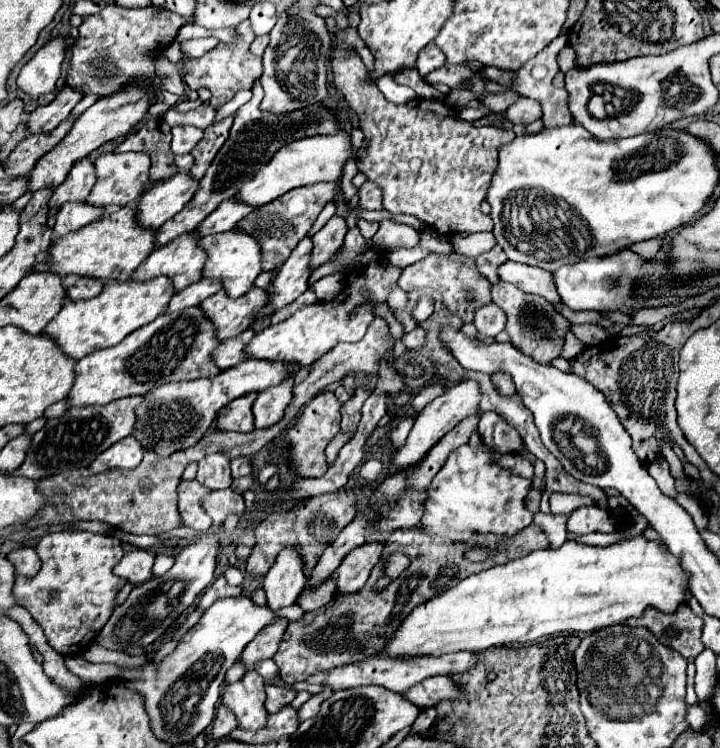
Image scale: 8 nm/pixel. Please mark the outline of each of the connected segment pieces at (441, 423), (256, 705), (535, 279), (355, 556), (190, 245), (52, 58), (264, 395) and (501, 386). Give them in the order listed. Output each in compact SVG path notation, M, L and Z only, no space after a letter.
M460 381L452 387L448 387L440 397L436 397L430 405L426 405L416 421L414 427L406 439L406 443L396 451L396 455L388 461L388 473L386 475L398 475L398 473L406 473L410 469L414 469L418 463L424 461L424 457L428 455L428 451L450 431L456 427L456 423L460 423L464 417L468 417L472 411L478 411L478 401L480 401L480 387L476 381Z
M246 671L240 681L224 685L222 703L236 713L238 727L250 731L264 727L264 679L256 671Z
M506 261L498 267L498 277L502 281L508 281L516 285L518 289L526 293L542 295L550 303L560 303L560 297L556 297L556 289L552 289L552 275L548 271L542 271L538 267Z
M362 545L348 553L348 557L336 569L336 593L358 593L370 575L370 569L378 563L384 545Z
M184 233L184 237L170 241L168 245L164 245L164 249L156 249L130 277L130 281L150 281L154 277L168 277L172 279L174 291L182 291L184 287L188 287L190 283L200 281L200 269L204 267L204 251L198 247L198 237L196 233Z
M50 39L20 71L18 87L30 95L38 97L42 93L52 93L56 81L60 79L60 67L66 55L66 39Z
M288 377L280 385L272 385L272 387L258 393L258 397L252 405L256 429L272 427L284 417L286 407L290 405L290 401L294 397L292 387L294 387L294 379Z
M504 371L492 373L492 383L494 383L494 387L496 387L502 395L514 395L514 391L516 391L512 377L510 377L508 373L504 373Z

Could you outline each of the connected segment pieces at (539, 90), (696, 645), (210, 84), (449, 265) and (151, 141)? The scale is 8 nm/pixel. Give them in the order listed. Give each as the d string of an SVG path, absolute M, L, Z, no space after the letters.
M560 35L556 37L544 51L540 51L532 61L528 61L526 65L522 65L518 71L516 71L516 77L510 85L510 89L514 93L518 93L520 97L530 97L530 99L536 99L540 105L542 105L542 113L544 113L544 127L562 127L562 125L568 125L572 123L572 115L568 113L568 93L566 89L556 89L552 85L552 79L554 75L560 71L558 69L558 63L556 63L556 57L560 53L560 49L564 49L568 45L566 37Z
M680 605L680 609L670 615L654 611L652 615L626 623L632 627L646 627L650 633L656 635L660 643L678 651L682 657L696 657L704 651L704 645L700 641L704 621L696 617L688 605Z
M248 19L236 25L236 35L238 39L234 43L218 43L218 47L214 47L212 51L208 51L208 55L200 59L184 59L184 69L182 69L184 83L188 87L206 87L212 93L210 103L216 109L228 103L240 89L252 87L252 83L262 75L262 57L250 53L250 43L254 41L256 35Z
M448 253L448 255L428 255L426 259L406 267L398 279L398 287L404 287L406 291L410 291L412 287L432 287L434 291L438 291L444 297L444 305L458 315L464 323L472 323L472 313L476 307L480 305L488 305L490 299L490 283L486 279L480 277L474 259L470 257L462 257L456 253Z
M146 119L138 131L118 145L118 151L148 151L152 159L150 181L168 179L178 173L174 153L170 151L170 131L162 131L158 119Z

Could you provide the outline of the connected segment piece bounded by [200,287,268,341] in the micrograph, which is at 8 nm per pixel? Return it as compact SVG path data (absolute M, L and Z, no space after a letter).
M252 287L238 299L230 299L224 291L218 291L212 297L204 299L200 303L200 309L212 321L218 341L224 341L246 331L252 323L252 317L266 305L266 301L266 291L258 287Z

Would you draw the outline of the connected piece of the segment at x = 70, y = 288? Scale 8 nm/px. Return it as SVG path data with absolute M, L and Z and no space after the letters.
M64 277L62 287L66 289L66 299L80 301L96 297L104 285L100 281L88 281L88 277Z

